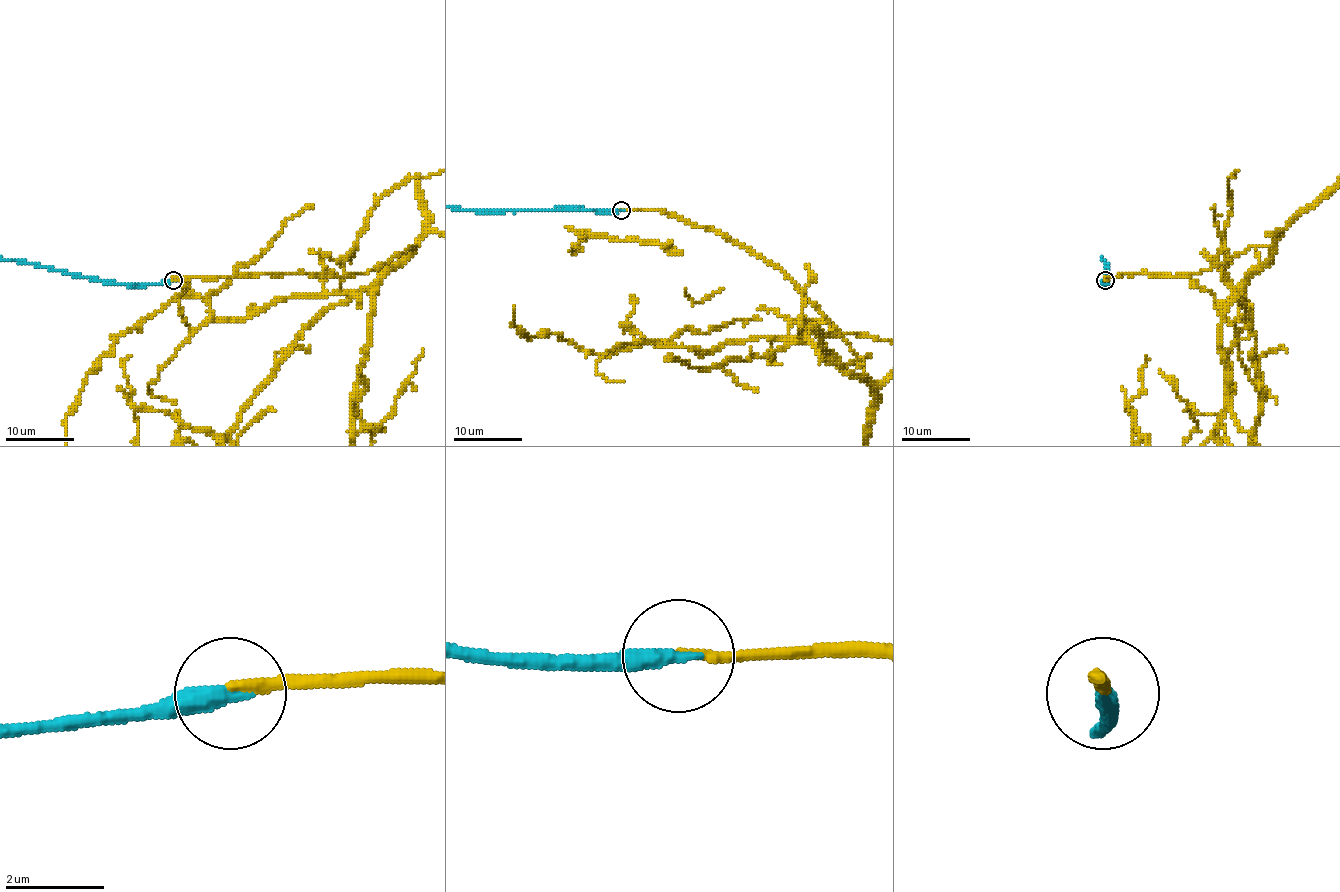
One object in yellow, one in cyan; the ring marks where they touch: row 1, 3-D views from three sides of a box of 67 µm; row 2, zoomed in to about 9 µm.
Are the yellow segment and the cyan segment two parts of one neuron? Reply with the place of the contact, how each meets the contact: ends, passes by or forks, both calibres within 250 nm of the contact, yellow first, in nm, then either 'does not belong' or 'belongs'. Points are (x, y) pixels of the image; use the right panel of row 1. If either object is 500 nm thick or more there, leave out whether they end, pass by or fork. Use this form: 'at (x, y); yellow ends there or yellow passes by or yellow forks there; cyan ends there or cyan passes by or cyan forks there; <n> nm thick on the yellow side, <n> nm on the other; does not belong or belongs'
at (1105, 280); yellow ends there; cyan ends there; 220 nm thick on the yellow side, 360 nm on the other; belongs

